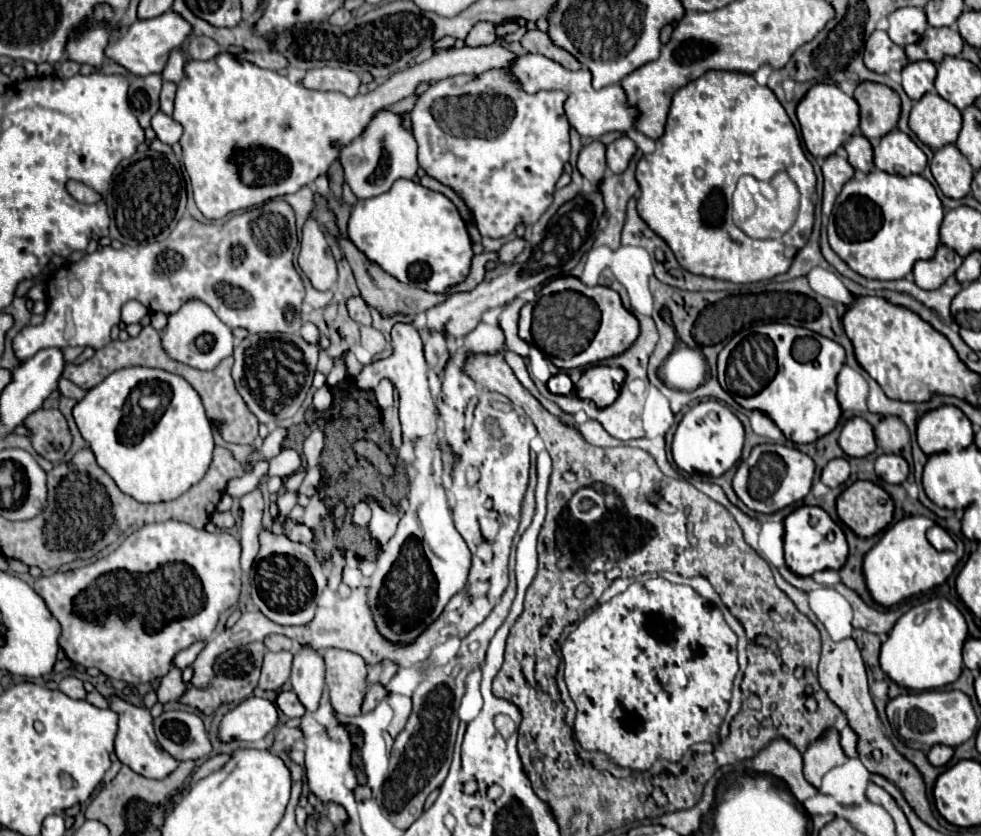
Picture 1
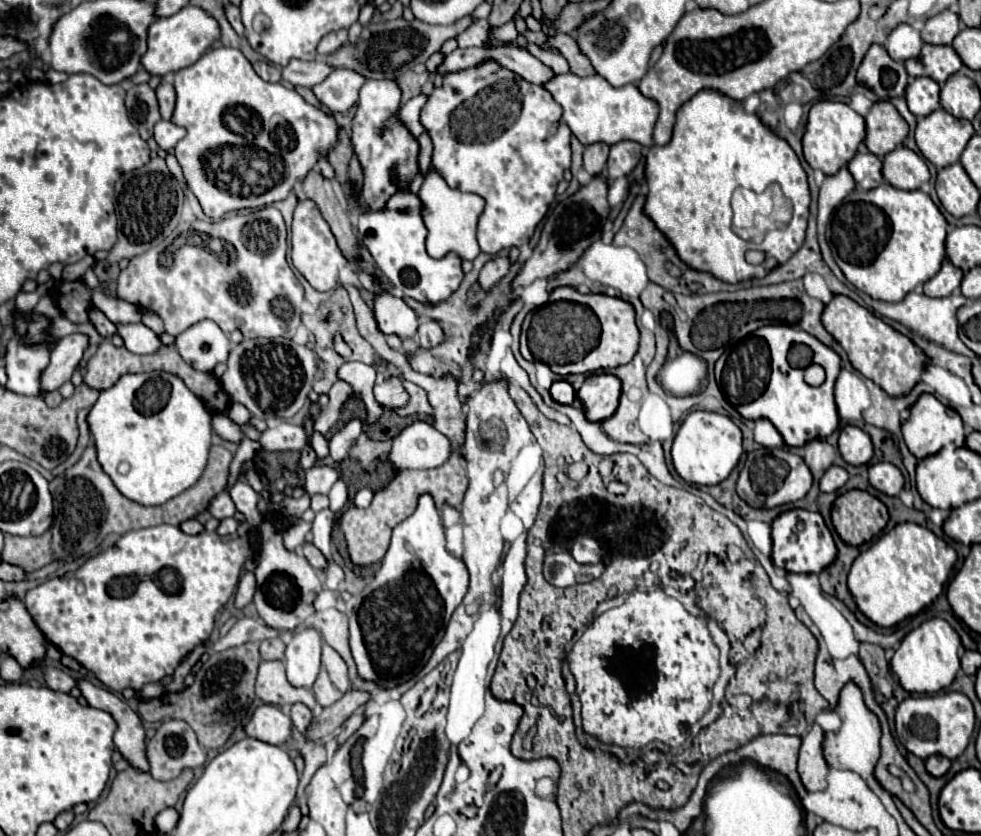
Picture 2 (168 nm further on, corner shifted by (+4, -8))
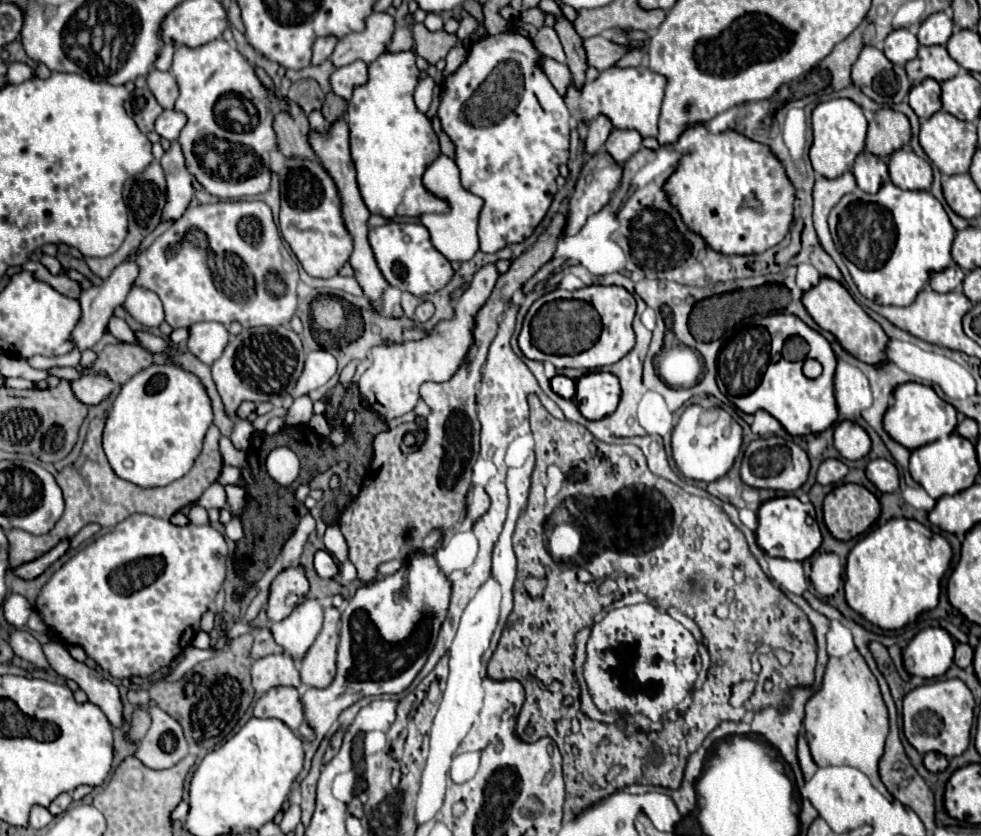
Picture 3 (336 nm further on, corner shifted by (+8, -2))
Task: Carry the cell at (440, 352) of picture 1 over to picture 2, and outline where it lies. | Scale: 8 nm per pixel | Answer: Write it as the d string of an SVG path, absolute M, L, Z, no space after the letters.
M422 322L420 328L418 328L418 346L420 348L432 348L432 346L438 346L440 342L444 342L446 334L442 330L442 326L438 322Z

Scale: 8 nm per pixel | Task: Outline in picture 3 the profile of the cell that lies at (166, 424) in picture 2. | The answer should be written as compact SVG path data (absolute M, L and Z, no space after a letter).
M152 364L120 388L106 420L104 452L120 478L142 488L166 486L192 468L212 418L212 400L196 374Z

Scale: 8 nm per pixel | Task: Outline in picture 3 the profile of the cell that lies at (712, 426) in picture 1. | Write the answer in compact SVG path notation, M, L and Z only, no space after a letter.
M688 406L672 434L672 456L682 476L690 480L714 482L722 478L734 464L742 446L742 426L722 408Z

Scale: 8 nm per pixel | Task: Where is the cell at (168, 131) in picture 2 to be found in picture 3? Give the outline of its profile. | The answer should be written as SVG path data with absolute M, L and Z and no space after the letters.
M164 110L158 120L156 120L156 132L166 138L166 140L176 140L182 132L182 128L186 126L188 118L182 114L182 112L176 112L176 110Z

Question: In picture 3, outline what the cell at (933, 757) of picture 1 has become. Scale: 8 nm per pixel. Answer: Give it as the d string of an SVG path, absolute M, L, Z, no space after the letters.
M928 752L928 754L924 754L924 766L930 772L942 772L942 770L946 770L948 760L946 760L946 756L942 756L938 752Z

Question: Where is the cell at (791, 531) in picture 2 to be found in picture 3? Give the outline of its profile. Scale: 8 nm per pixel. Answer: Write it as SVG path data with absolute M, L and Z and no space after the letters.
M796 496L770 498L758 508L758 528L756 542L768 554L786 560L806 560L822 544L820 528L814 518L814 506L810 502L800 502Z

